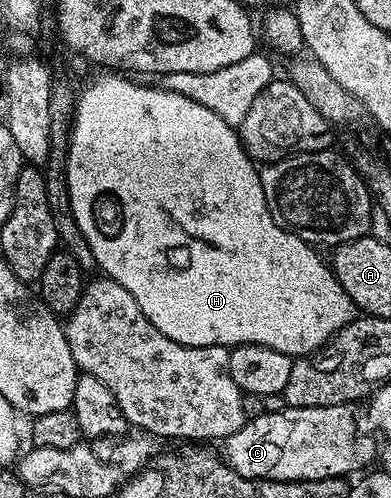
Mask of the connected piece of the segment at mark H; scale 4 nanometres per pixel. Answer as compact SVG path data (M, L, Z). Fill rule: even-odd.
M104 70L99 74L101 76L94 77L84 89L80 88L76 97L76 113L73 115L72 133L69 134L68 167L65 170L70 209L78 229L93 251L97 269L107 279L130 290L142 314L146 314L146 318L150 318L150 322L154 322L154 326L158 326L166 338L174 338L174 342L195 348L257 344L295 358L316 352L351 320L356 319L356 303L350 294L346 294L346 290L342 290L329 261L325 257L323 260L316 253L319 251L303 235L277 224L270 214L257 165L249 158L240 141L240 133L233 125L222 122L214 110L206 110L206 106L198 106L198 102L182 98L182 94L167 92L159 86L151 88L148 84L135 84L132 81L135 79L116 70Z

